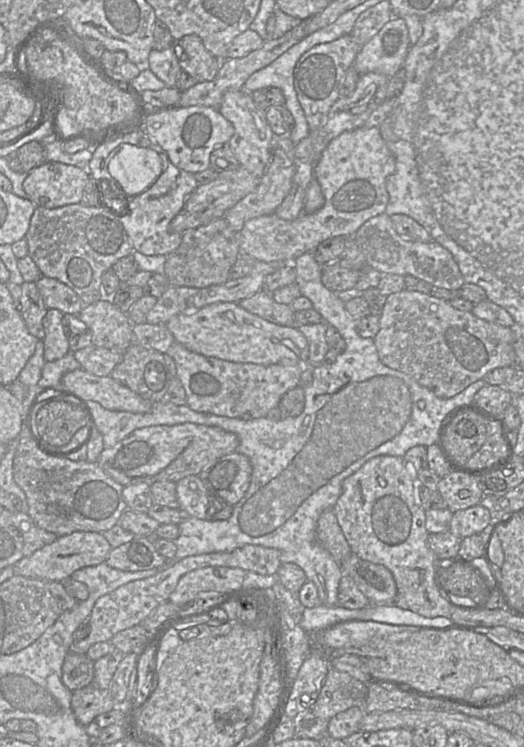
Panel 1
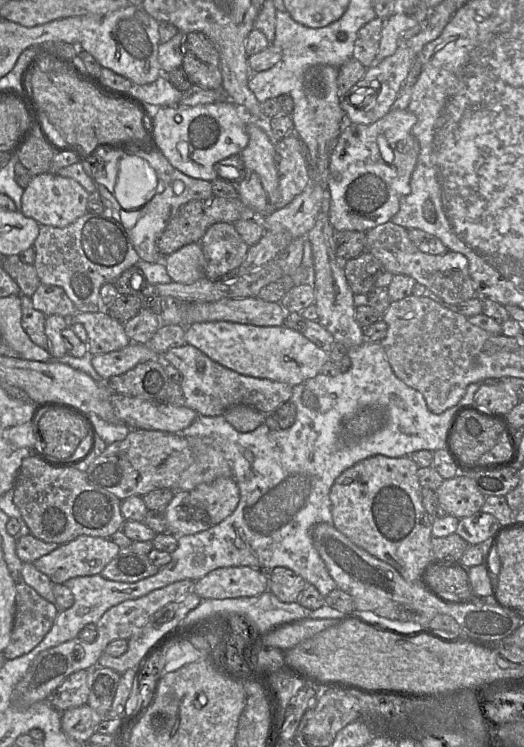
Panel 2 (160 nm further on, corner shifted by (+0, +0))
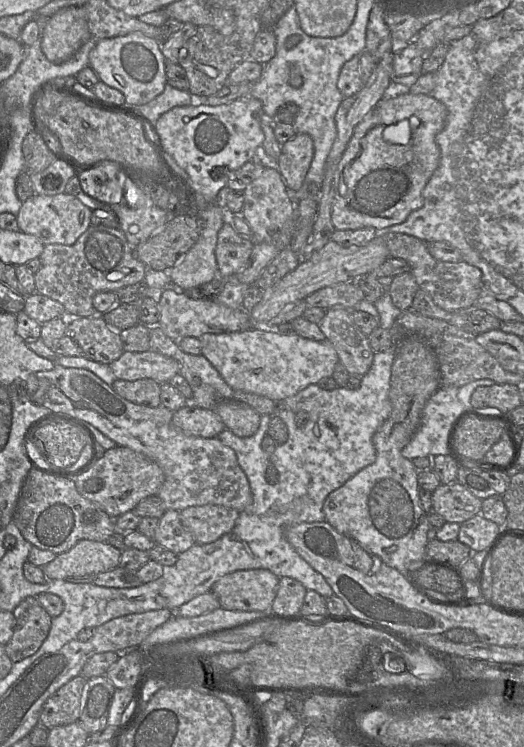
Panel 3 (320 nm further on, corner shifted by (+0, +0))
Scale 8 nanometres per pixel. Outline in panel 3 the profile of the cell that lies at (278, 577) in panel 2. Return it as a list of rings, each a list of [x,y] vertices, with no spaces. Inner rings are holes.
[[[280,577],[275,598],[271,604],[273,615],[293,617],[299,614],[306,588],[291,577]]]

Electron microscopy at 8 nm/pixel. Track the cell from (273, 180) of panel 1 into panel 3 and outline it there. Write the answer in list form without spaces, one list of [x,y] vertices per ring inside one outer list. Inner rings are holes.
[[[297,133],[281,145],[277,169],[288,190],[297,191],[302,187],[313,157],[314,142],[308,134]]]

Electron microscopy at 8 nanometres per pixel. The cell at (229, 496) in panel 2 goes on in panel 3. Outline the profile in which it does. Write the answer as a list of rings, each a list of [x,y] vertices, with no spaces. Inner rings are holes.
[[[208,504],[183,509],[180,512],[180,521],[183,527],[193,535],[195,543],[208,544],[228,533],[234,527],[238,515],[239,512],[235,509]]]

